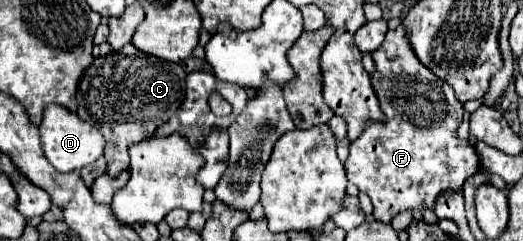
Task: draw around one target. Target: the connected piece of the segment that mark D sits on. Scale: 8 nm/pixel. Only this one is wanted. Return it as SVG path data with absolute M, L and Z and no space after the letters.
M59 104L45 106L43 120L39 124L39 132L41 132L41 148L43 148L45 156L47 156L47 160L59 172L81 170L83 166L93 164L97 158L103 156L105 138L101 136L101 132L97 132L97 128L93 124L81 120L77 114L69 112L67 108L63 108Z

